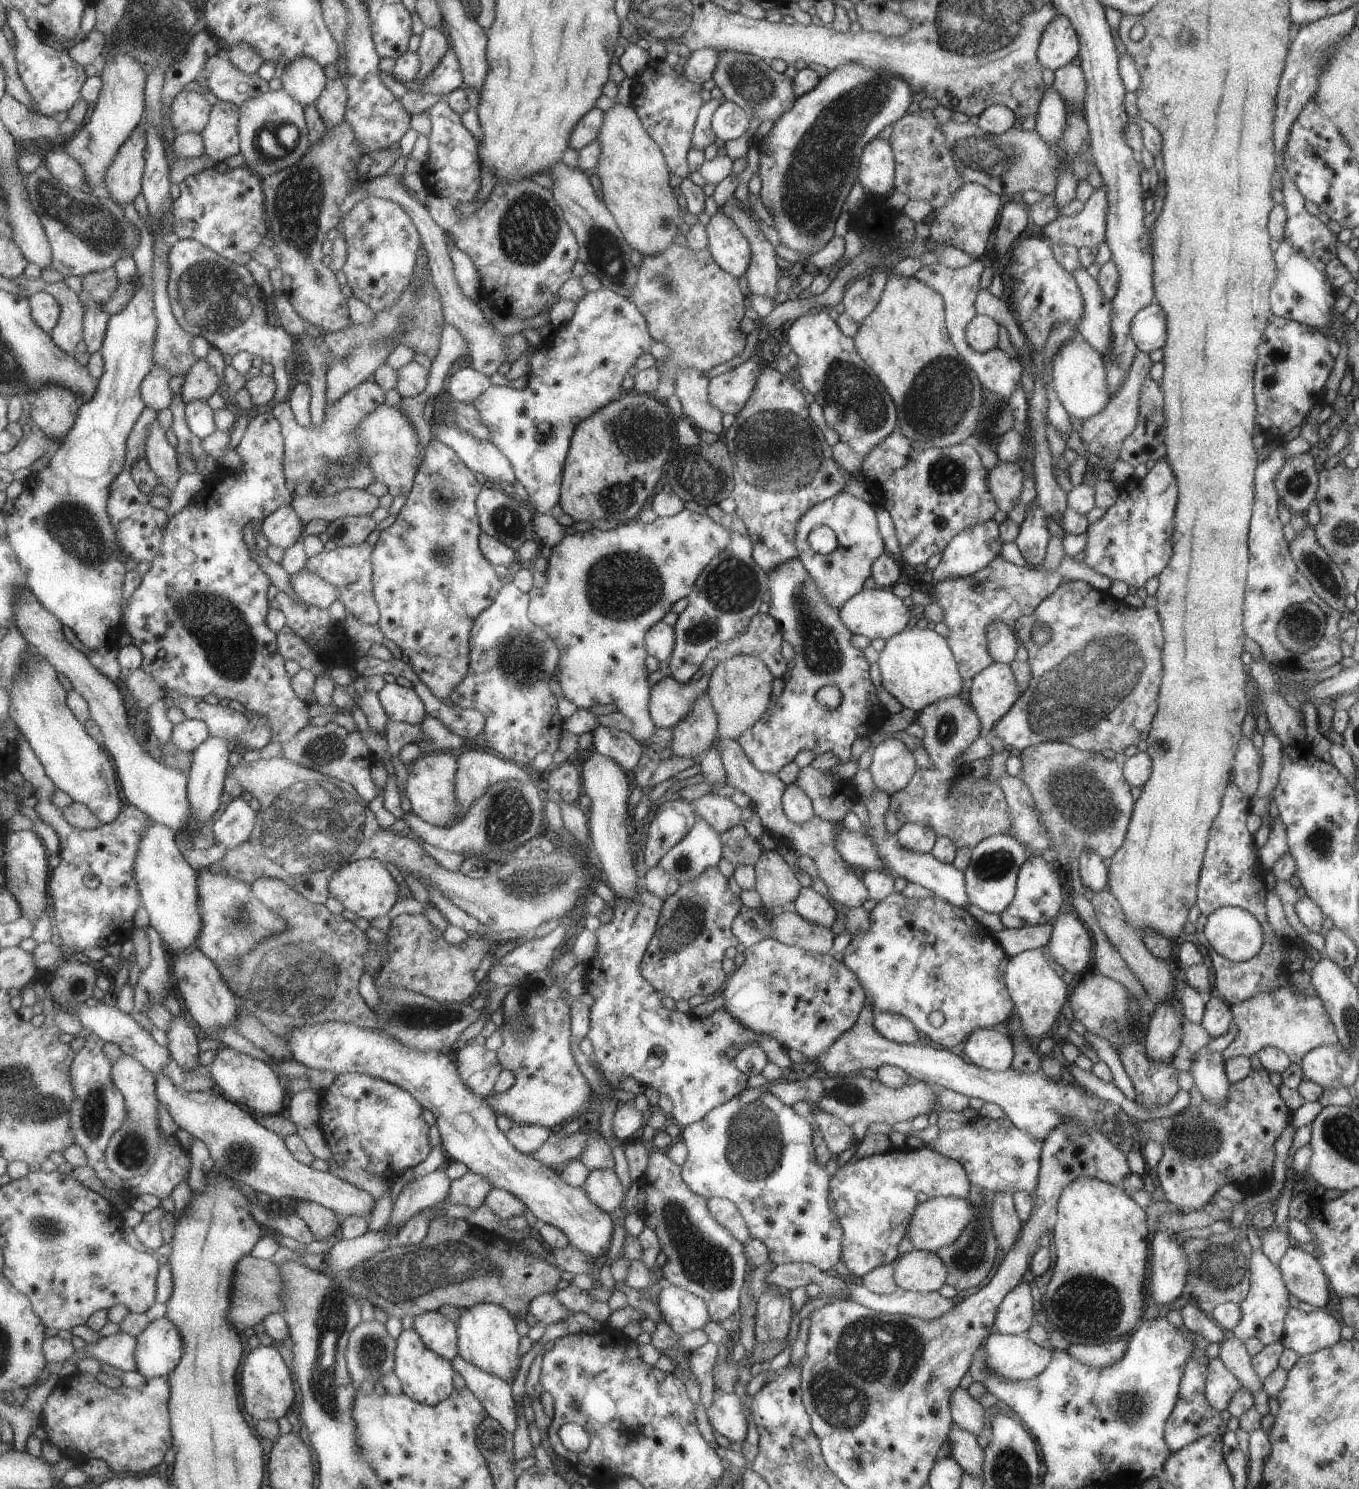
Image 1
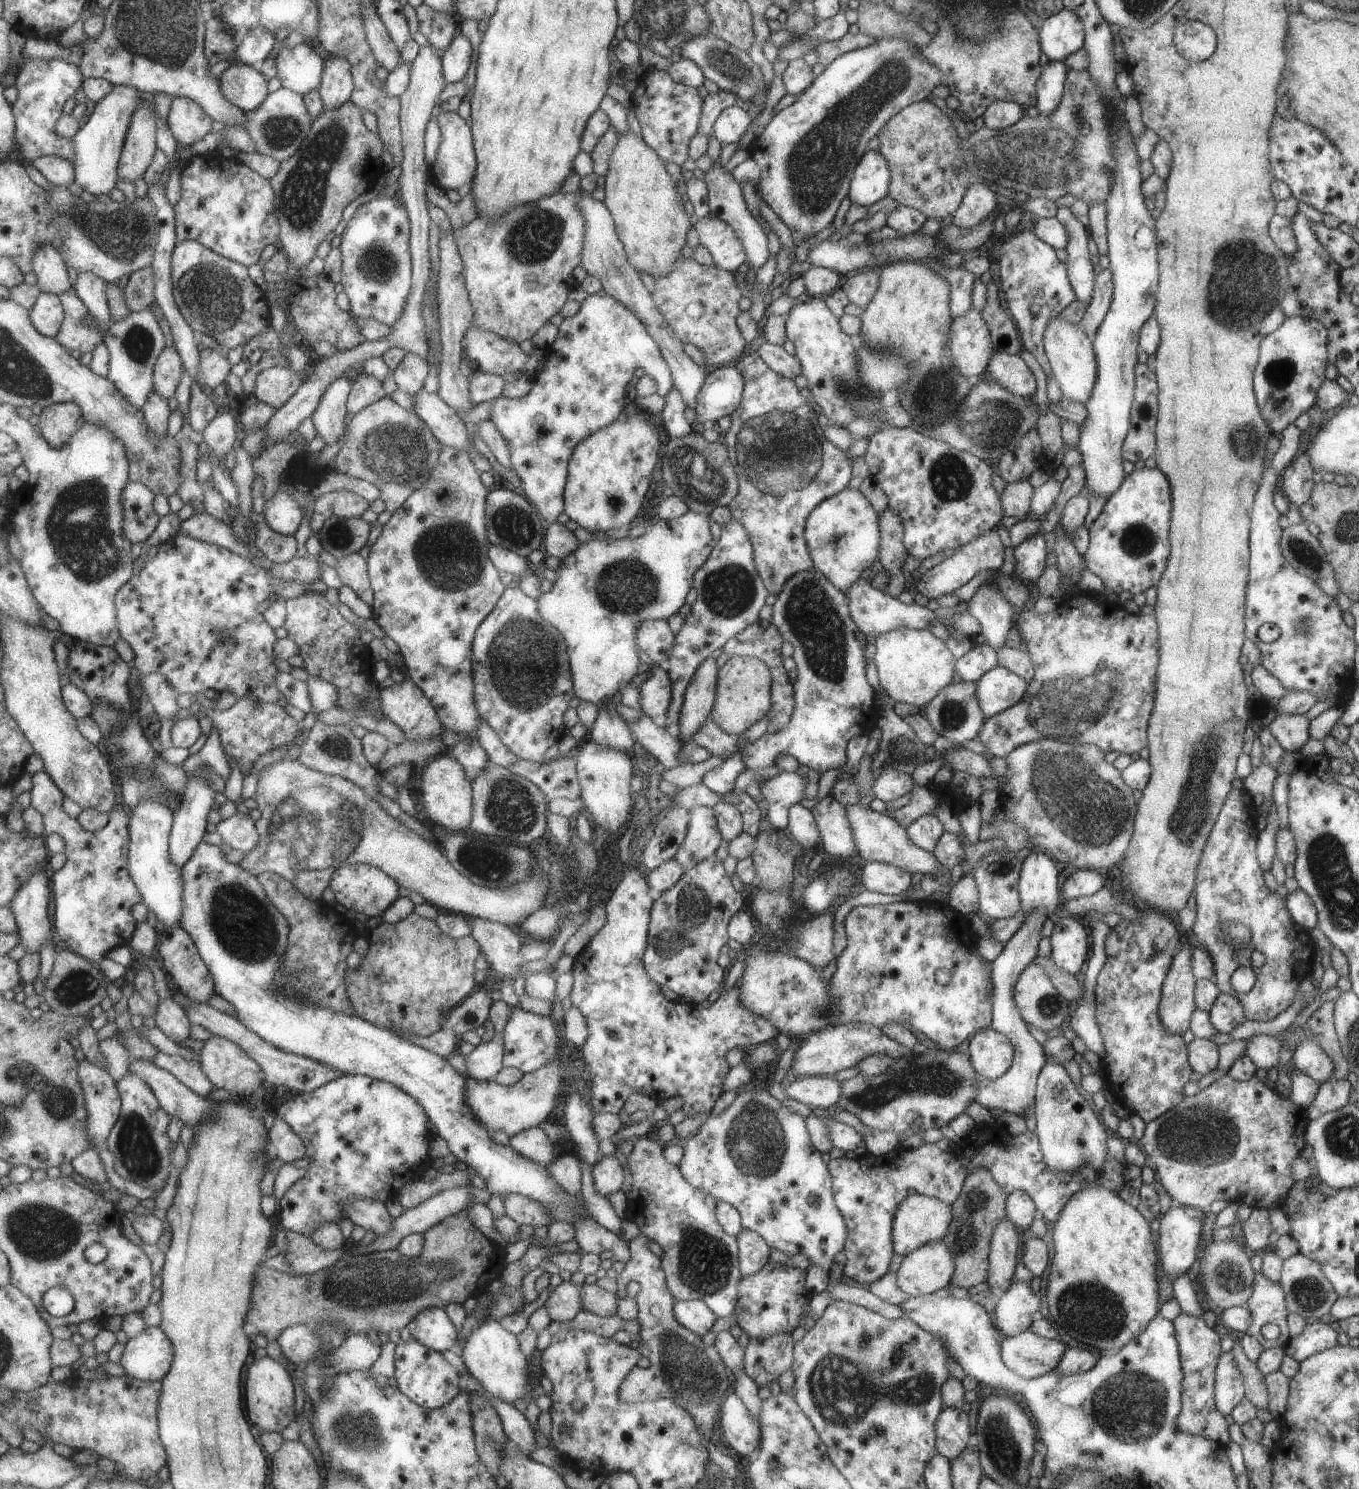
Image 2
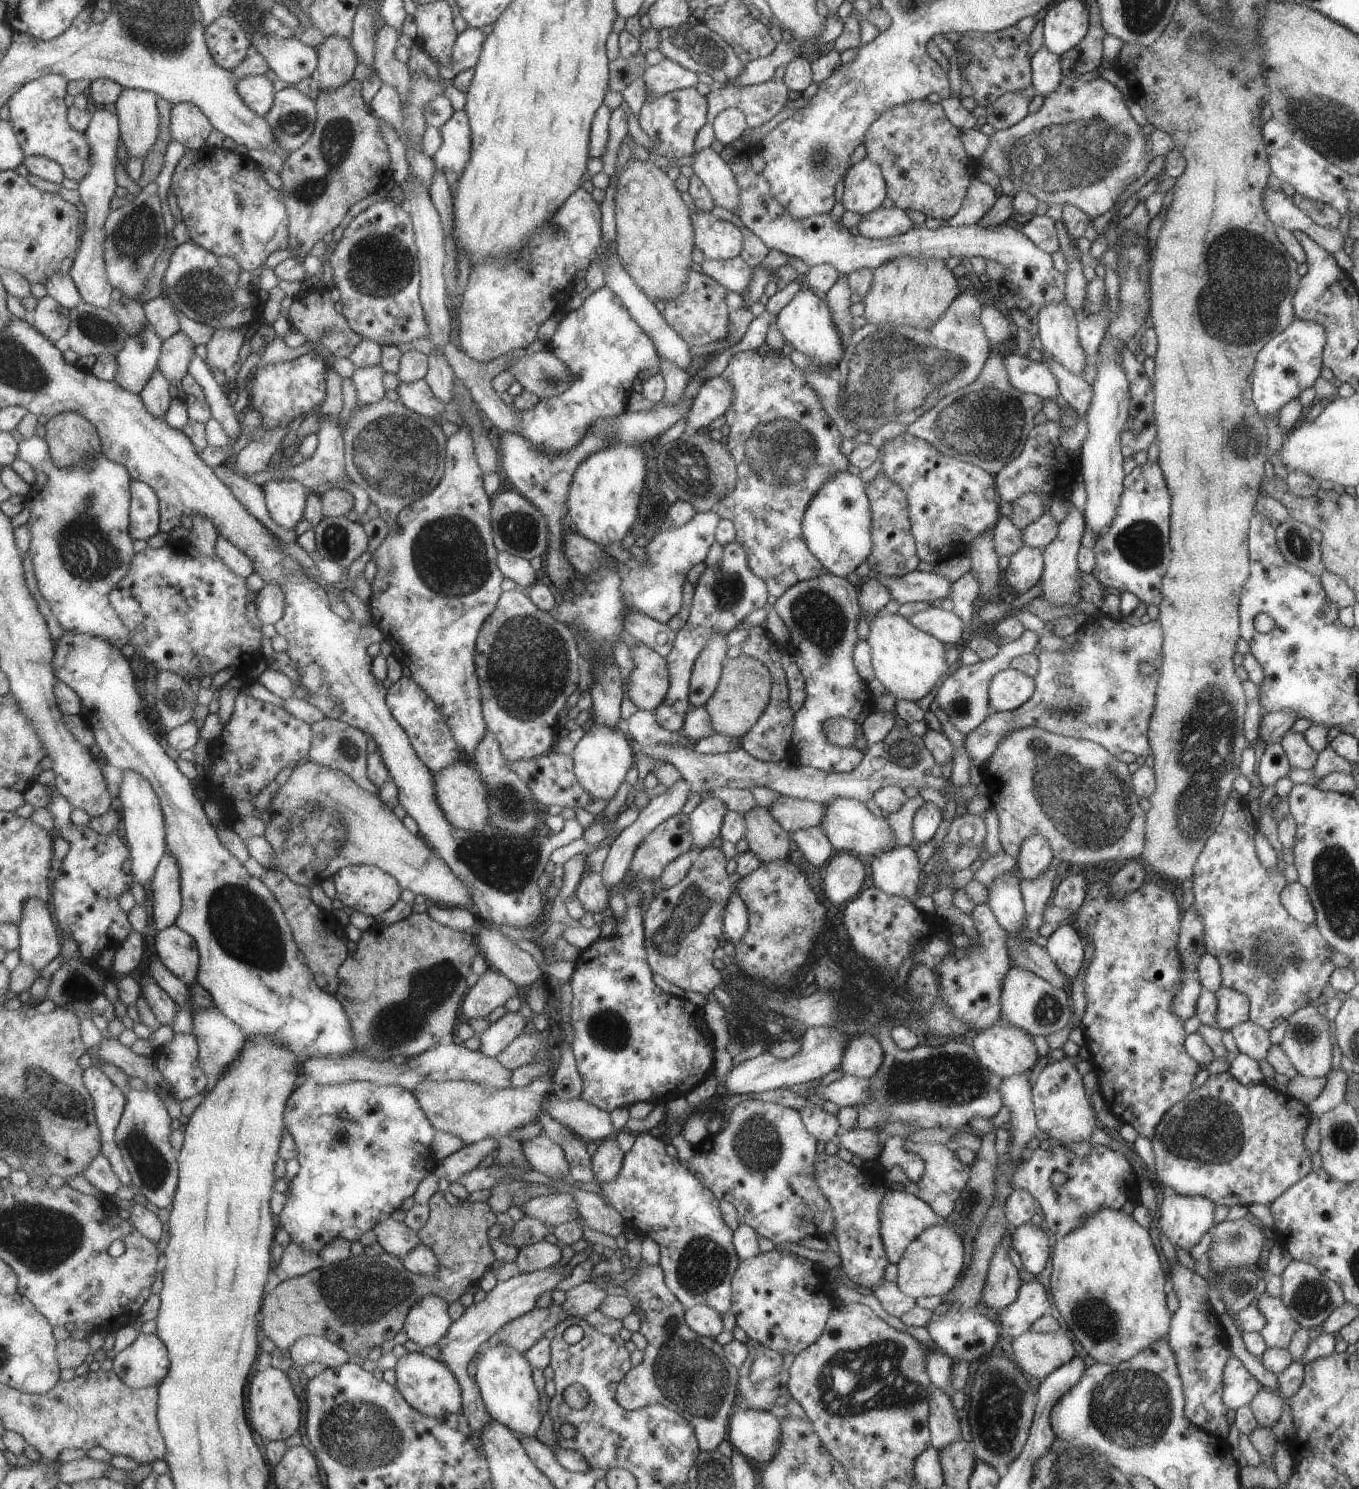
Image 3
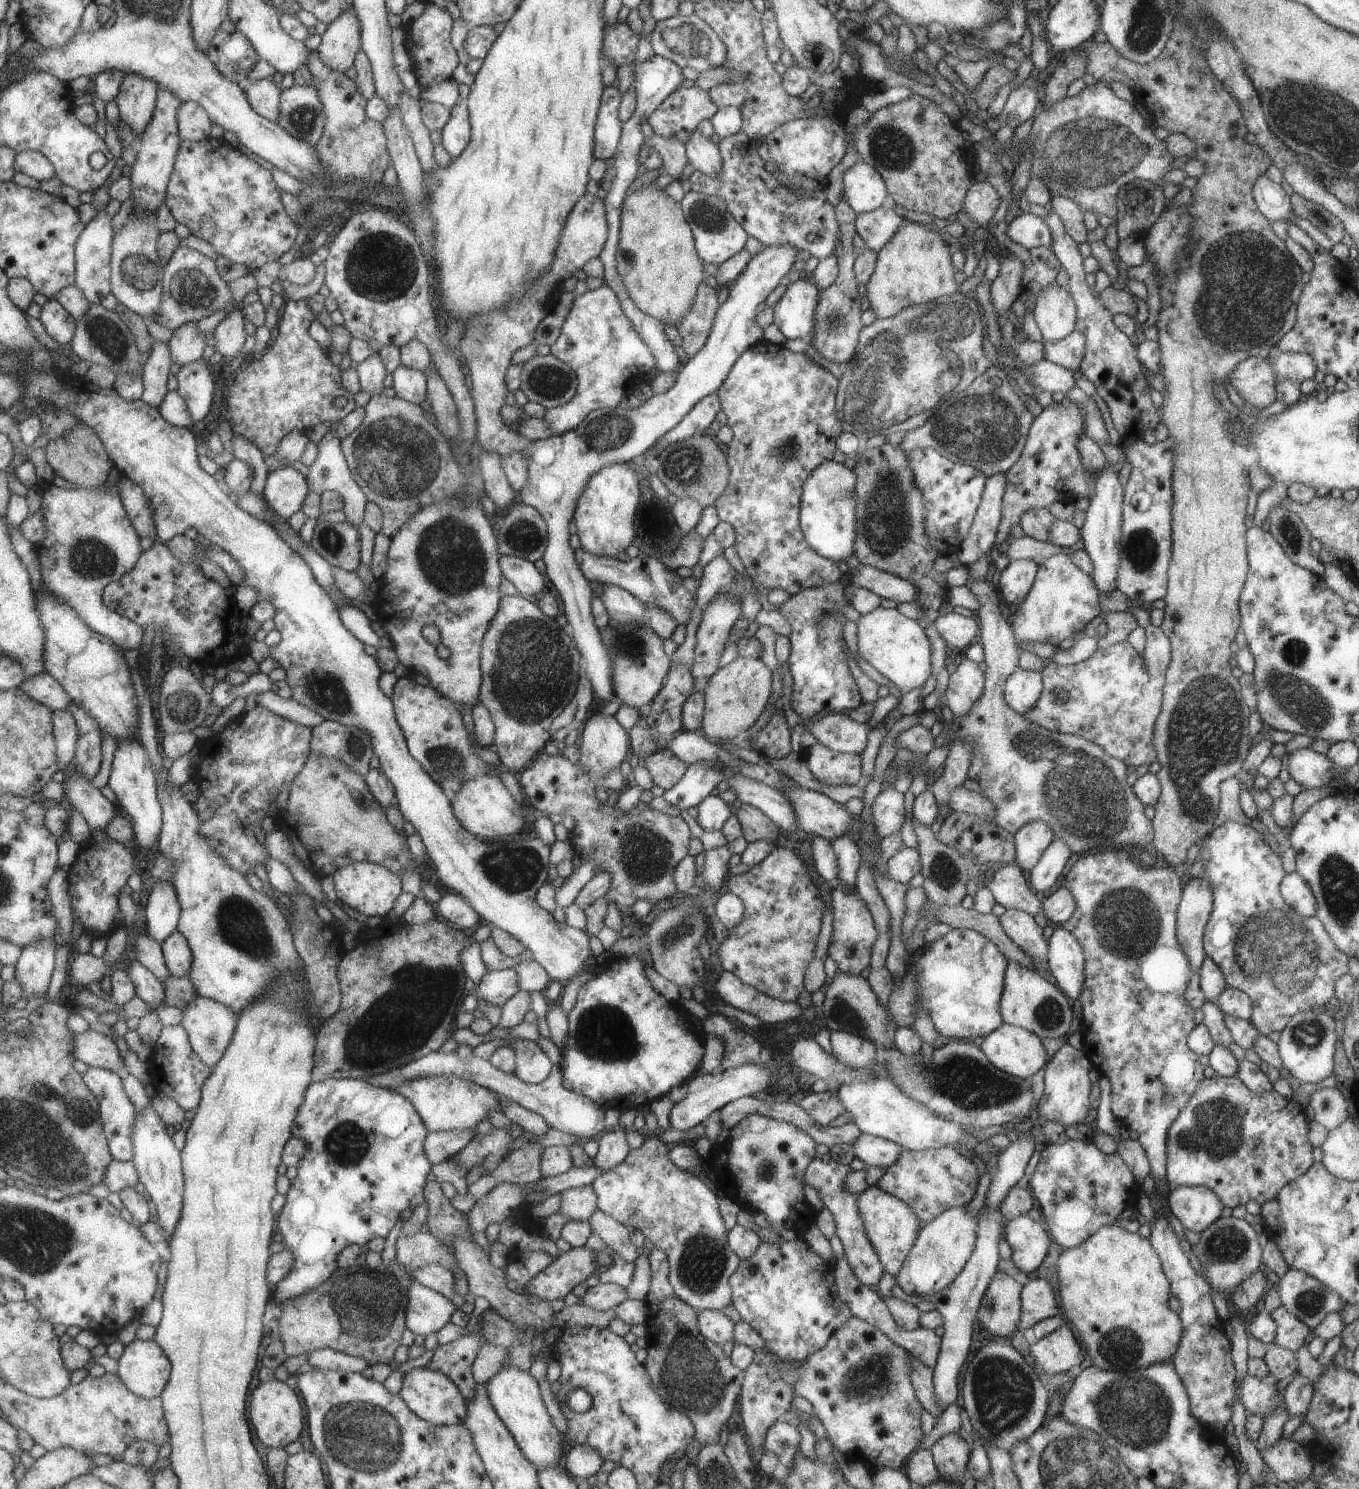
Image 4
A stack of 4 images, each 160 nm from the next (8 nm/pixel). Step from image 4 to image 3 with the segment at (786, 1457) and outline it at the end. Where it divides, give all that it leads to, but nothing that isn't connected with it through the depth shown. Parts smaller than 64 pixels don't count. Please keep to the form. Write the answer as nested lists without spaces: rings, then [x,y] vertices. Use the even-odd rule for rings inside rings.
[[[735,1406],[728,1421],[727,1441],[747,1459],[769,1463],[780,1446],[779,1422],[769,1412]]]

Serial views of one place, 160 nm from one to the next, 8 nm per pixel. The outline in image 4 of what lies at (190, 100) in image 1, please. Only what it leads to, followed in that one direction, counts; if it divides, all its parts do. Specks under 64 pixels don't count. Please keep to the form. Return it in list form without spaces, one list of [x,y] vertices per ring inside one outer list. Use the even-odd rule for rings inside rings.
[[[184,102],[181,104],[180,114],[177,118],[180,127],[181,140],[189,142],[203,142],[209,139],[212,119],[207,110],[197,102]]]

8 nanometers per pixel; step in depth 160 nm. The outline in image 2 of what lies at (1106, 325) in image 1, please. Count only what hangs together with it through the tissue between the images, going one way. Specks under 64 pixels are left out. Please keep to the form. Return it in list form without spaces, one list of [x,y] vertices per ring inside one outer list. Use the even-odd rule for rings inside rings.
[[[1069,207],[1056,208],[1054,216],[1066,230],[1067,244],[1064,246],[1066,259],[1063,264],[1066,266],[1066,275],[1077,299],[1086,302],[1086,306],[1092,295],[1094,285],[1094,274],[1091,269],[1087,251],[1087,227],[1084,227],[1071,214]]]

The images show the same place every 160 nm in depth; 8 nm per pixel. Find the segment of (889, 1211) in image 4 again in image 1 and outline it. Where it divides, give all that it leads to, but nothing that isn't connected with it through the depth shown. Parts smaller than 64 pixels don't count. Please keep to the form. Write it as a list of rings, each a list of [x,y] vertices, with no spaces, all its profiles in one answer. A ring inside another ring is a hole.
[[[931,1197],[927,1201],[917,1203],[910,1214],[906,1226],[905,1237],[909,1239],[913,1249],[935,1252],[941,1246],[951,1244],[971,1220],[972,1211],[965,1199],[957,1197]]]

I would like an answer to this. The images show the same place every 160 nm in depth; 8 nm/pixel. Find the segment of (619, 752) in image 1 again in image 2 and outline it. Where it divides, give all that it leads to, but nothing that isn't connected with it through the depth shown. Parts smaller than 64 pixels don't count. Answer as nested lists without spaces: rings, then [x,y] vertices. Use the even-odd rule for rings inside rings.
[[[611,699],[598,706],[597,716],[587,730],[586,738],[627,754],[630,754],[634,741],[628,724],[621,718]]]

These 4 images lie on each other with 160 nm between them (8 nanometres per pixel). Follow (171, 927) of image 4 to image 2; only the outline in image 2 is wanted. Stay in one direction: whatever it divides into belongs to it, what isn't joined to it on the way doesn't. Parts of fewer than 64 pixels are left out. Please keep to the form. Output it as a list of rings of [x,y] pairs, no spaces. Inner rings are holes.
[[[198,769],[191,776],[182,807],[174,814],[170,854],[177,867],[182,869],[191,860],[200,842],[210,836],[207,816],[216,807],[215,791],[205,782],[202,771]]]

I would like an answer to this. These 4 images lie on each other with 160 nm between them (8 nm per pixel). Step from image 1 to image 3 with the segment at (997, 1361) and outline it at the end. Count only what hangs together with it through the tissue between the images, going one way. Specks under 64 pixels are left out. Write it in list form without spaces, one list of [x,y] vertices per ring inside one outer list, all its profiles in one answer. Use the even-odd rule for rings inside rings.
[[[1026,1331],[1011,1342],[1011,1360],[1029,1378],[1043,1380],[1051,1372],[1064,1366],[1075,1352],[1068,1336],[1058,1333]]]

